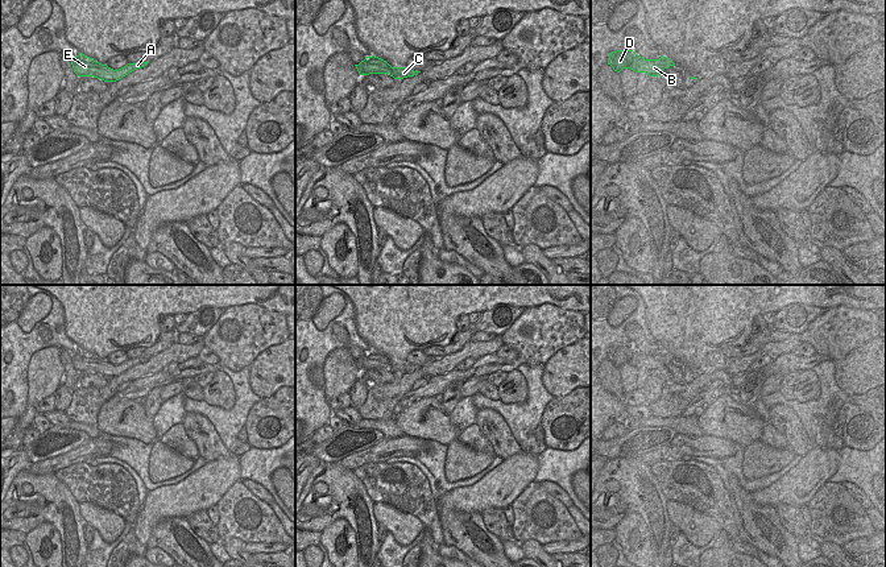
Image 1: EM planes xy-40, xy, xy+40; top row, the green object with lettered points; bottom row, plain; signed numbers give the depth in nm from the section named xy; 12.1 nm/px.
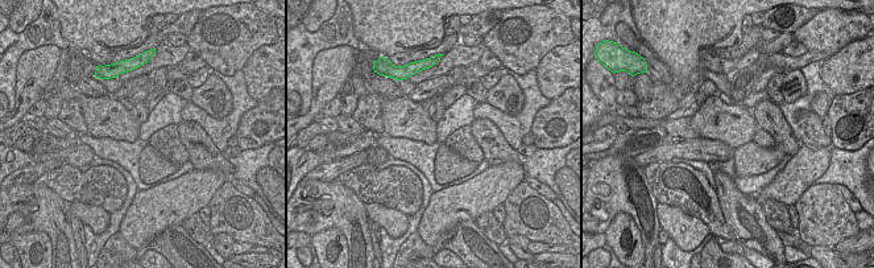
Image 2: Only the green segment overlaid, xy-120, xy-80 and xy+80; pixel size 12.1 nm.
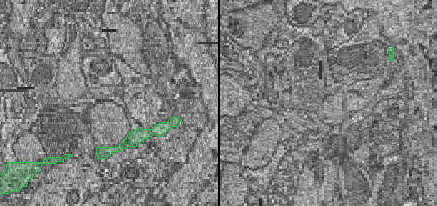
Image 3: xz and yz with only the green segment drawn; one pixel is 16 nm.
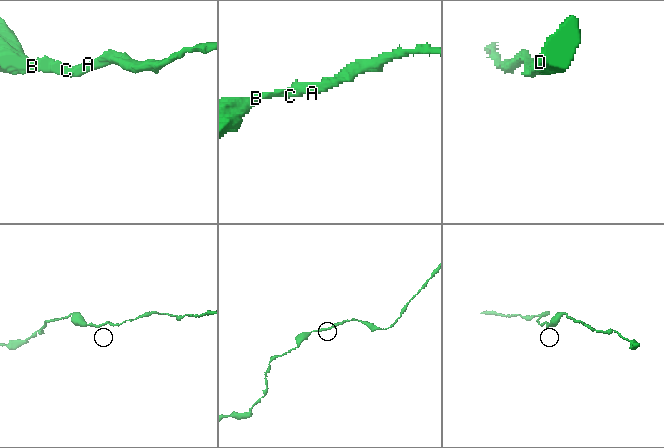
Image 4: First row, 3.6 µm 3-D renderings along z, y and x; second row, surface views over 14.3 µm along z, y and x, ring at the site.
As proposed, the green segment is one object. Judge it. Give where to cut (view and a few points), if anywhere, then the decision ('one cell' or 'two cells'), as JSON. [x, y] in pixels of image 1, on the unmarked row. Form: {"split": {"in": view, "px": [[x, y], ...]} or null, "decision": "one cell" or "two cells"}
{"split": null, "decision": "one cell"}

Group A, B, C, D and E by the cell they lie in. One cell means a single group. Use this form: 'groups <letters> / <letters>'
groups A B C D E

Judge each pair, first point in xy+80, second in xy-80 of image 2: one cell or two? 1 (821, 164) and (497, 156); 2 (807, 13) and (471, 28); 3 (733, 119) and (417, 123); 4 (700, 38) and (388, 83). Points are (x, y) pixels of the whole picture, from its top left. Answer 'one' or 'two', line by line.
1: two
2: one
3: one
4: two

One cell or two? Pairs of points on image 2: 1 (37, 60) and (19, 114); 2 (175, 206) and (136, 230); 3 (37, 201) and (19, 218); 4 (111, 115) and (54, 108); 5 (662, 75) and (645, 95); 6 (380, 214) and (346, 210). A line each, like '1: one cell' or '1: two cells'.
1: one cell
2: one cell
3: two cells
4: two cells
5: two cells
6: two cells

